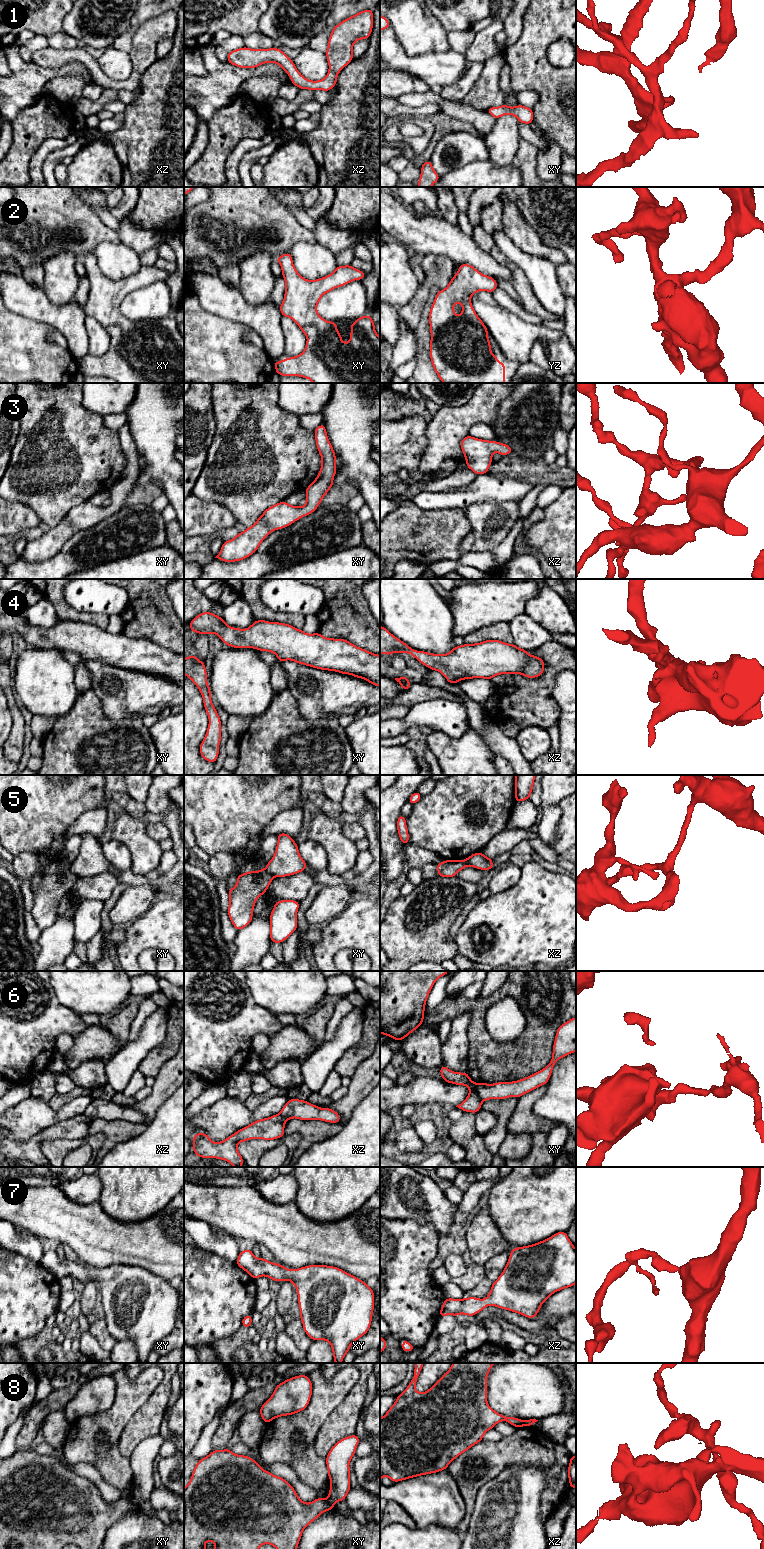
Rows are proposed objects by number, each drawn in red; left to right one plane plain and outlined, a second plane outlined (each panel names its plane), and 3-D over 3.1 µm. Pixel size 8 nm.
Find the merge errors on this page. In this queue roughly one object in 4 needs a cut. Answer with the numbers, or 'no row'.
5, 6, 8

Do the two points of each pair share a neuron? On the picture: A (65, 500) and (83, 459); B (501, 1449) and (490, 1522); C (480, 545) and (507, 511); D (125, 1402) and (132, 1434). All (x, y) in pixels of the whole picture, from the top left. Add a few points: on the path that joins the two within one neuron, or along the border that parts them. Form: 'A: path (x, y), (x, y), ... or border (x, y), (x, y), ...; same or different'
A: path (72, 490), (78, 484), (81, 469); same
B: border (517, 1463), (506, 1466), (479, 1490); different
C: path (486, 537), (489, 529), (499, 519); same
D: border (144, 1402), (128, 1421), (118, 1441); different

